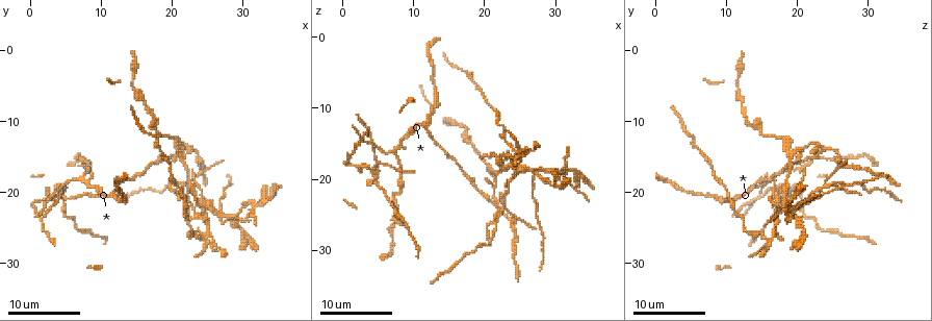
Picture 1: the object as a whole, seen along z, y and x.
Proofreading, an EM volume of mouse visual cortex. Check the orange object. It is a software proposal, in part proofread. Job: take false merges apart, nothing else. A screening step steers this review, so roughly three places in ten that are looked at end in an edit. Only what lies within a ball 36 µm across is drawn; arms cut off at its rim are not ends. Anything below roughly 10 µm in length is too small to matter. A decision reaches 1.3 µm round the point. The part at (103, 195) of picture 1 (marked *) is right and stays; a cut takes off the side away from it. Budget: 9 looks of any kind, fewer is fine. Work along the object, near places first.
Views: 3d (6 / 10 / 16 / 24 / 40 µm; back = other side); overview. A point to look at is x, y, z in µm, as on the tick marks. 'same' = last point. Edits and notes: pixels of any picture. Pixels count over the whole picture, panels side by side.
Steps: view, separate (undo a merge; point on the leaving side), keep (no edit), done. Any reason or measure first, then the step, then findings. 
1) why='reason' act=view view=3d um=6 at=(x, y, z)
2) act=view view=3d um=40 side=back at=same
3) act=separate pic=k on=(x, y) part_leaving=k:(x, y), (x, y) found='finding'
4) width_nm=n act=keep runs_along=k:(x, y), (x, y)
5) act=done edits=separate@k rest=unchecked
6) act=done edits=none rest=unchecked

act=view view=3d um=6 at=(4.0, 19.5, 15.0)

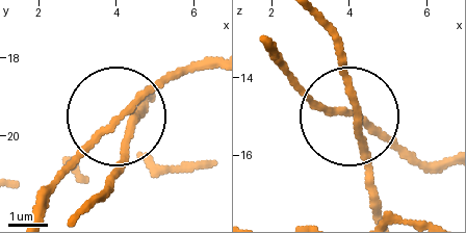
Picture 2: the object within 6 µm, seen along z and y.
act=view view=3d um=6 side=back at=(3.90, 19.70, 14.90)

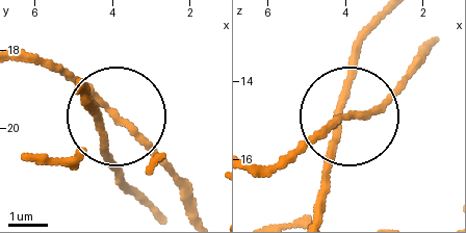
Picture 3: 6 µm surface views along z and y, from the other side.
arms=4 act=keep found='continuous, no second cell'

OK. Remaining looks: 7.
why='four arms meet' act=view view=3d um=6 at=(22.0, 13.5, 23.5)

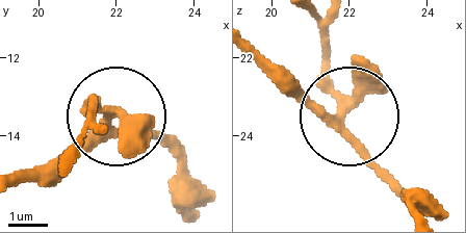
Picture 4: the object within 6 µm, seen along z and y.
width_nm=260 act=keep runs_along=4:(22, 183), (52, 174), (108, 117), (178, 140) found='all the same cell'

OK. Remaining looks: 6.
act=view view=3d um=6 at=(21.5, 15.5, 19.0)

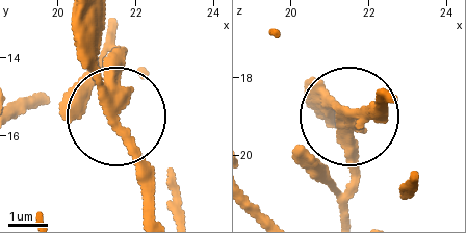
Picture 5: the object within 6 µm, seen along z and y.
act=view view=3d um=6 side=back at=(21.25, 15.15, 18.90)

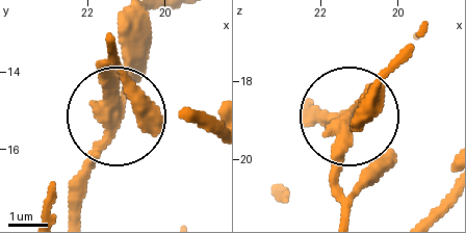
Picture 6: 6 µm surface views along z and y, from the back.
act=separate pic=6 on=(88, 176) part_leaving=6:(111, 123), (81, 209) found='a second cell is stuck on'

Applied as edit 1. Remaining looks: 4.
act=view view=overview

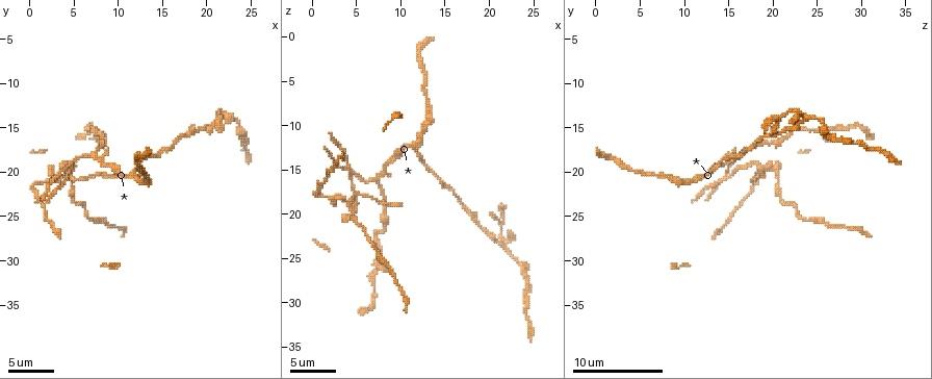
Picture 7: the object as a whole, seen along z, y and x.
why='branch point' act=view view=3d um=10 at=(11.8, 20.0, 12.4)

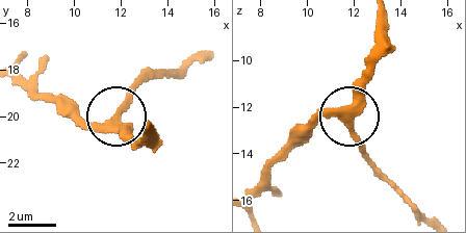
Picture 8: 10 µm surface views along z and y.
width_nm=300 act=keep runs_along=8:(317, 121), (350, 114), (354, 93), (367, 77) found='one cell here'

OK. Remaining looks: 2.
why='looks like a crossing' act=view view=3d um=6 at=(4.4, 19.6, 19.0)

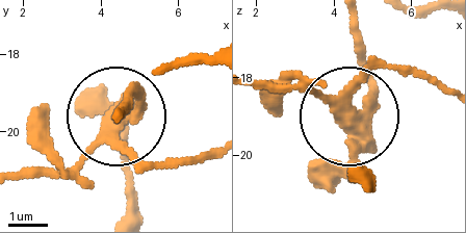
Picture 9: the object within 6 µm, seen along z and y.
width_nm=330 act=separate pic=9 on=(67, 173) part_leaving=9:(339, 109), (253, 85) found='two cells meet here'

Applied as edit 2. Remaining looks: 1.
act=done edits=separate@6,separate@9 rest=unchecked

